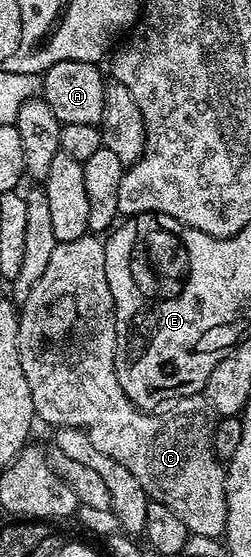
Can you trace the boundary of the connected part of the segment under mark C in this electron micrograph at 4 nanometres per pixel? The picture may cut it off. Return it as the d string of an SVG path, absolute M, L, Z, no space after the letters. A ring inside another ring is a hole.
M95 234L82 236L73 242L56 243L53 258L49 258L49 266L45 266L45 274L41 274L41 282L37 282L37 286L33 286L29 298L21 306L19 312L21 370L25 370L25 382L29 382L29 394L33 394L35 415L40 421L43 419L47 424L55 424L56 429L80 428L82 432L89 434L89 442L93 442L93 446L97 446L97 450L101 450L101 454L109 454L109 458L113 458L113 462L121 462L121 466L125 466L125 470L129 470L129 474L133 474L137 478L137 482L141 482L148 498L157 503L163 503L180 513L190 535L222 537L227 530L227 473L224 461L215 455L216 421L211 420L212 413L209 411L208 405L203 402L200 404L195 404L199 402L183 402L180 403L183 405L176 412L160 411L156 414L154 411L138 408L127 397L125 390L121 390L121 382L115 373L115 303L113 294L109 290L109 278L105 278L103 246L104 241Z

